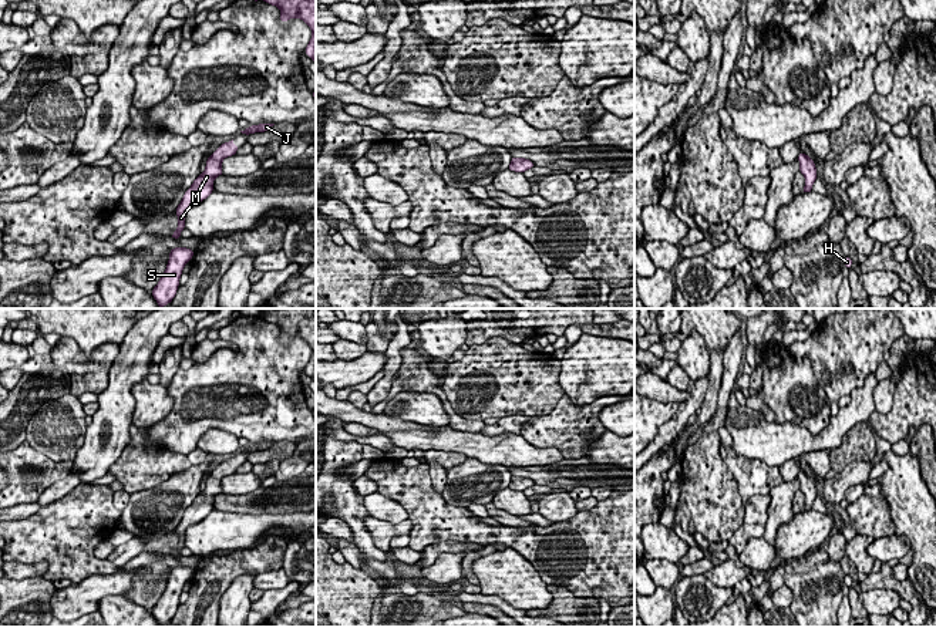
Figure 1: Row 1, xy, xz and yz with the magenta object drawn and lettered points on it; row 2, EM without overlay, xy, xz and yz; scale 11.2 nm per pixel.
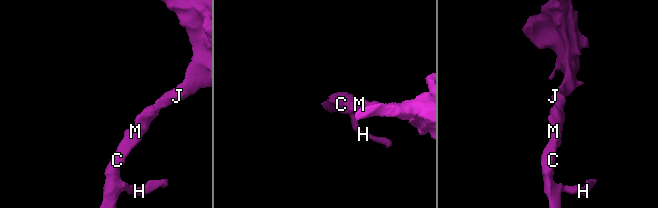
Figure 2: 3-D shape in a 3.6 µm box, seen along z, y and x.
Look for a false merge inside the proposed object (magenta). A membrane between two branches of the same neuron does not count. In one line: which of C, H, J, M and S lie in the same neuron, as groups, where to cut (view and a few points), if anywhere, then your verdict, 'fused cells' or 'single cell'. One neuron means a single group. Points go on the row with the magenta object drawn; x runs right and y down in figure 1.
groups C H J M S; cut none; single cell

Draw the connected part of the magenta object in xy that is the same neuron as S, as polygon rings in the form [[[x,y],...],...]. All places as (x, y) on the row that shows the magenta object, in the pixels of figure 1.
[[[182,246],[171,249],[166,270],[164,272],[162,277],[151,293],[152,297],[156,300],[159,309],[169,304],[175,297],[179,287],[182,270],[185,264],[192,260],[192,257],[192,249],[186,249]]]

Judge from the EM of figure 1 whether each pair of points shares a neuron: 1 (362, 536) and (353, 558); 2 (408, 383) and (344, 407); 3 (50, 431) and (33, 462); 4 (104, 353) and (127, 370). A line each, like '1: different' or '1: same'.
1: different
2: different
3: different
4: different

